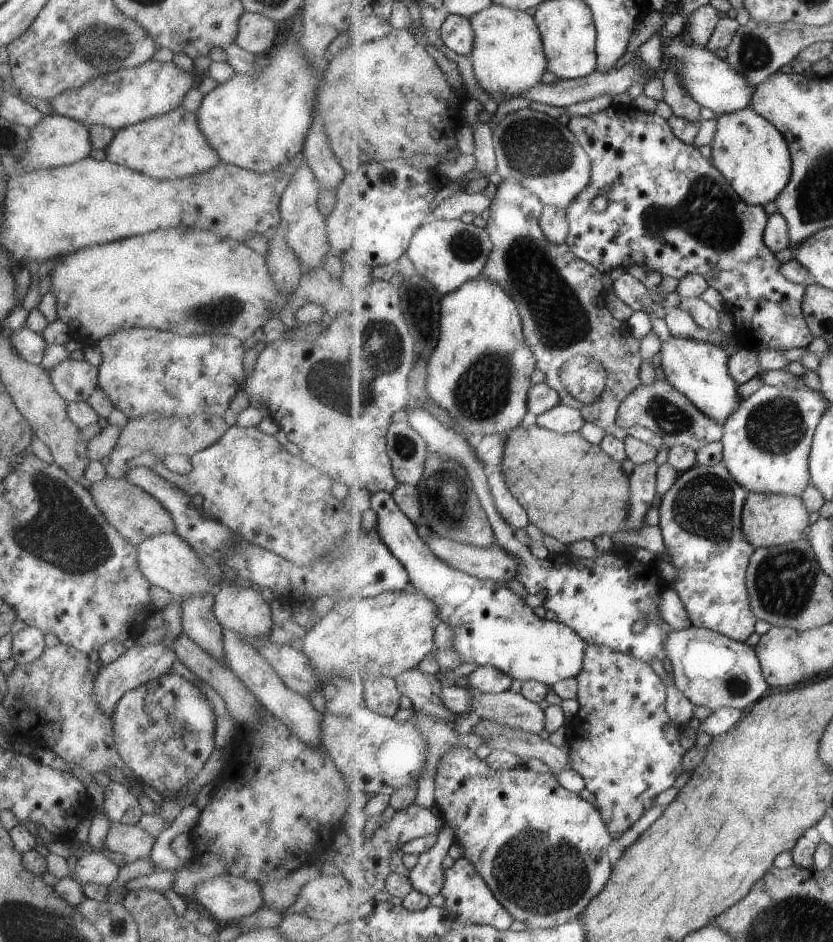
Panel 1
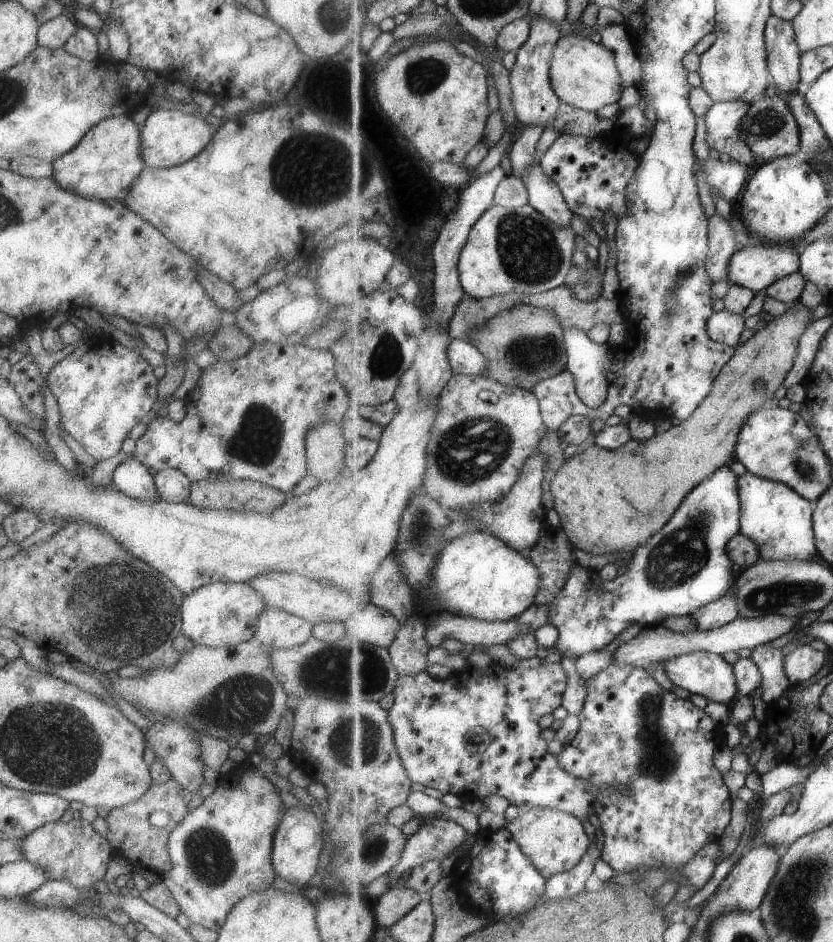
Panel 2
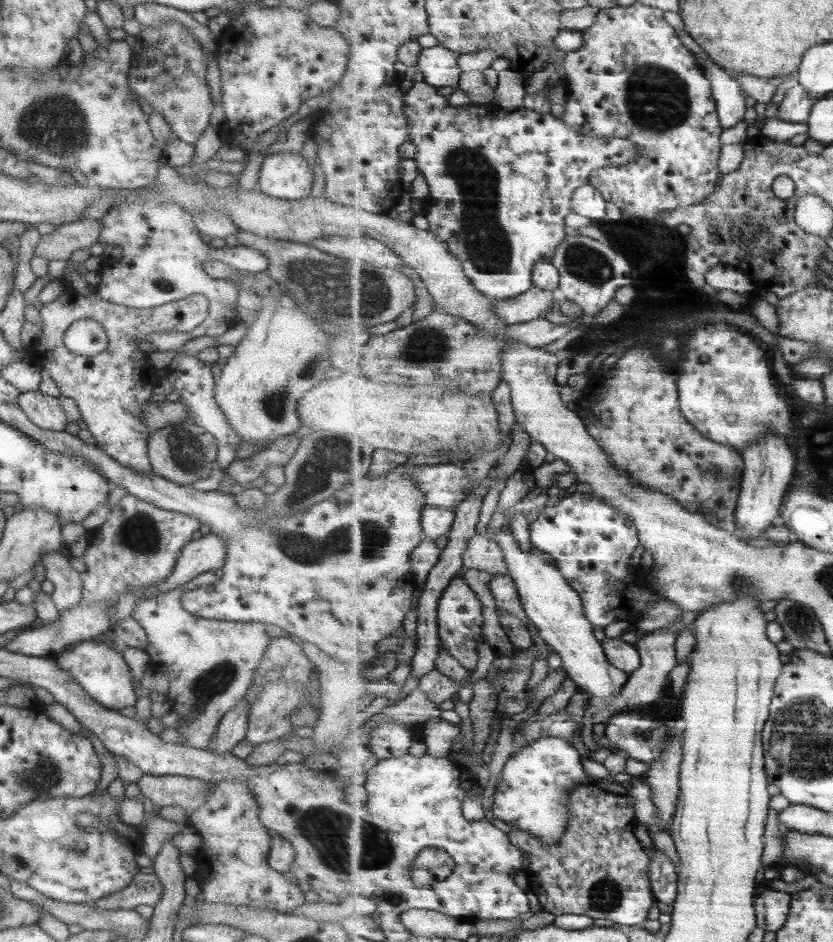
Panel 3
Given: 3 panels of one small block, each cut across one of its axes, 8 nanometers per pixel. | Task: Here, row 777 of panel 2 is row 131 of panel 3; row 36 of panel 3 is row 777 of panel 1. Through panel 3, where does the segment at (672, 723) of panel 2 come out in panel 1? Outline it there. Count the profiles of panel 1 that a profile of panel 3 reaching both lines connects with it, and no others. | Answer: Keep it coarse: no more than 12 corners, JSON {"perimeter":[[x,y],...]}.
{"perimeter":[[587,643],[563,748],[615,840],[686,770],[649,663]]}

